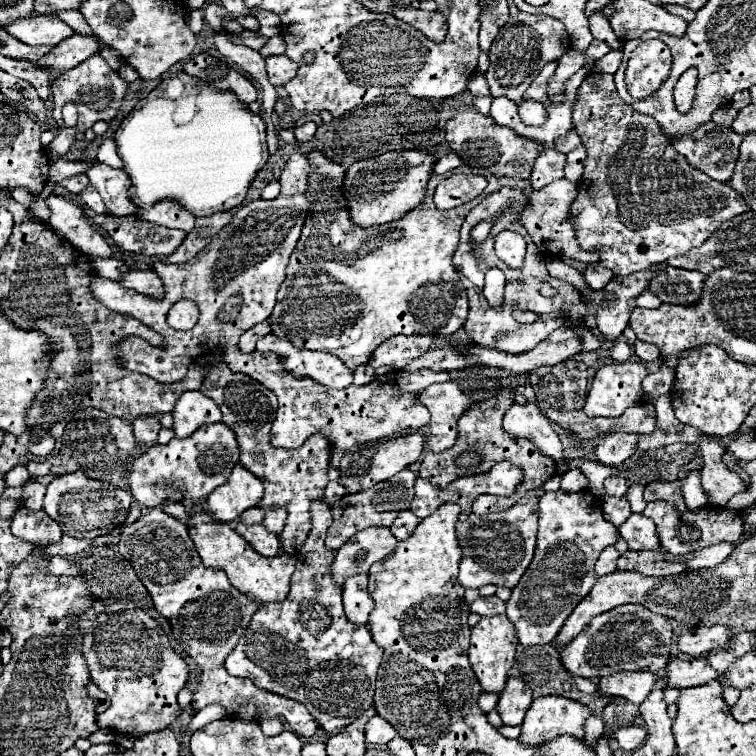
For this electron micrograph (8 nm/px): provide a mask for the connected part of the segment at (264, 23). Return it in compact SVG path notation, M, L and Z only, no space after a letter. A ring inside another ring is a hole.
M259 11L257 19L261 21L261 33L265 33L267 37L273 37L279 33L279 17L275 17L275 13Z

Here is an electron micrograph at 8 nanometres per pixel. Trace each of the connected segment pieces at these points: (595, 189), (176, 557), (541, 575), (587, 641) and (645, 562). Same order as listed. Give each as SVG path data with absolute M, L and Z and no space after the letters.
M591 73L579 87L577 101L573 105L573 127L583 139L587 159L583 179L577 185L579 195L571 207L571 219L577 227L577 241L585 251L599 249L601 265L611 269L615 275L629 275L703 245L711 233L723 225L723 221L749 211L749 205L727 183L713 181L685 161L671 141L663 137L663 131L655 125L653 117L635 113L615 95L611 73Z
M151 509L147 515L141 515L137 521L127 525L119 535L119 541L125 543L123 553L135 553L135 561L129 563L133 565L145 589L149 591L155 609L169 619L173 637L181 643L185 653L193 657L195 663L203 669L201 681L193 691L191 707L199 711L205 705L217 703L227 709L229 717L255 723L285 717L285 723L289 723L289 727L297 735L307 739L313 737L315 719L309 715L303 703L279 697L275 693L267 693L265 689L259 689L251 679L233 677L227 673L227 669L223 669L223 661L233 651L239 637L245 633L259 605L239 593L229 583L225 571L203 567L189 537L187 525L159 509Z
M561 489L546 491L538 506L535 557L507 601L507 617L515 625L521 645L545 645L557 637L575 605L595 585L597 575L593 567L599 553L619 537L619 531L603 519L598 498L588 491L572 494Z
M621 605L593 617L593 621L573 641L559 649L559 653L563 667L575 677L603 679L619 671L643 669L663 677L663 667L671 655L671 635L671 623L667 617L651 613L643 605Z
M631 549L619 555L617 569L621 569L621 571L639 571L643 575L653 575L653 577L663 577L663 575L673 575L673 573L687 571L687 567L683 563L669 565L655 551L631 551Z

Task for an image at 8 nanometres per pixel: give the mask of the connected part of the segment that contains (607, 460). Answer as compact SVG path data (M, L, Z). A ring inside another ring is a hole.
M607 433L593 449L595 459L601 465L611 465L611 467L621 465L625 459L635 455L637 439L639 435L631 435L631 433Z

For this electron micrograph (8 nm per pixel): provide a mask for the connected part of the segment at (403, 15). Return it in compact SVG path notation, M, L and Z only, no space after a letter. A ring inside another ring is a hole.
M401 5L391 9L391 13L401 21L423 31L423 35L429 37L431 41L441 41L443 35L447 33L445 17L437 11L421 11L421 9L415 9L413 5Z

